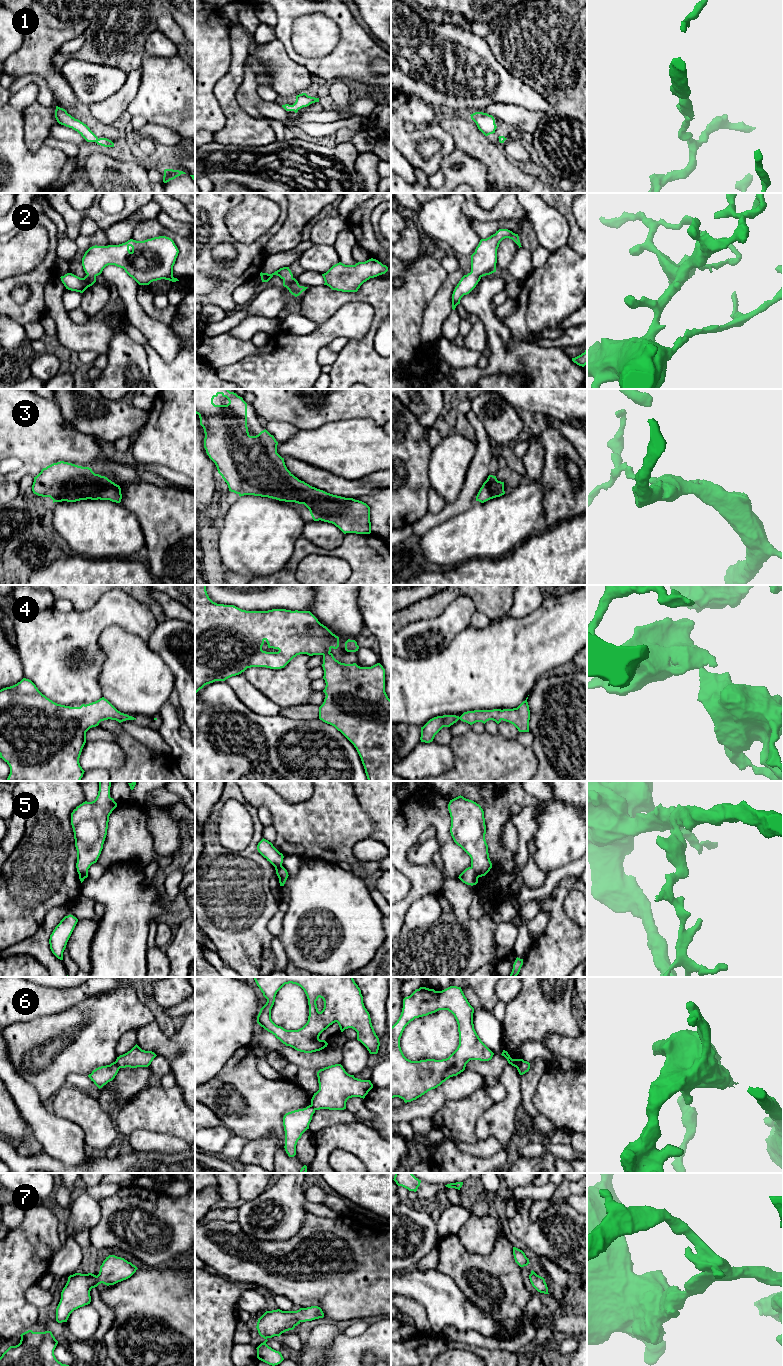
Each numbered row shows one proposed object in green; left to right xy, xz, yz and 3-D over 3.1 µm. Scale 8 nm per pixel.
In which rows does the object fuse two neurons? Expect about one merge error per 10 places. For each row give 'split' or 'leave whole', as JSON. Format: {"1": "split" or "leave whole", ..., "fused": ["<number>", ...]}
{"1": "leave whole", "2": "leave whole", "3": "leave whole", "4": "leave whole", "5": "split", "6": "split", "7": "leave whole", "fused": ["5", "6"]}

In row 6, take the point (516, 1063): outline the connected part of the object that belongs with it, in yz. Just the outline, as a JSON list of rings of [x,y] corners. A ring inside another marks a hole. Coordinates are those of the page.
[[[503,1050],[501,1055],[504,1056],[507,1059],[509,1064],[511,1064],[512,1066],[514,1066],[516,1068],[519,1068],[521,1066],[522,1062],[523,1062],[523,1059],[512,1059],[510,1057],[510,1055],[508,1054],[508,1052],[505,1051],[505,1050]]]

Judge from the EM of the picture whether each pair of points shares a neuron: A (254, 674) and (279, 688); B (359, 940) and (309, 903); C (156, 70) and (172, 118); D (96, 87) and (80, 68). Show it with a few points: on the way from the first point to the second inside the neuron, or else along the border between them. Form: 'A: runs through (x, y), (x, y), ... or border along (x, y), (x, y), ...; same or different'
A: runs through (260, 677), (273, 683); same
B: runs through (346, 927), (333, 910), (325, 903), (322, 903); same
C: runs through (165, 82), (172, 97), (172, 106); same
D: runs through (90, 82), (80, 74); same

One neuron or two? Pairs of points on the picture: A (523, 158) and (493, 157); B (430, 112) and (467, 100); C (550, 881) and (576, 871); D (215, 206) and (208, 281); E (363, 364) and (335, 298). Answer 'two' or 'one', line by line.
A: two
B: two
C: one
D: two
E: one

